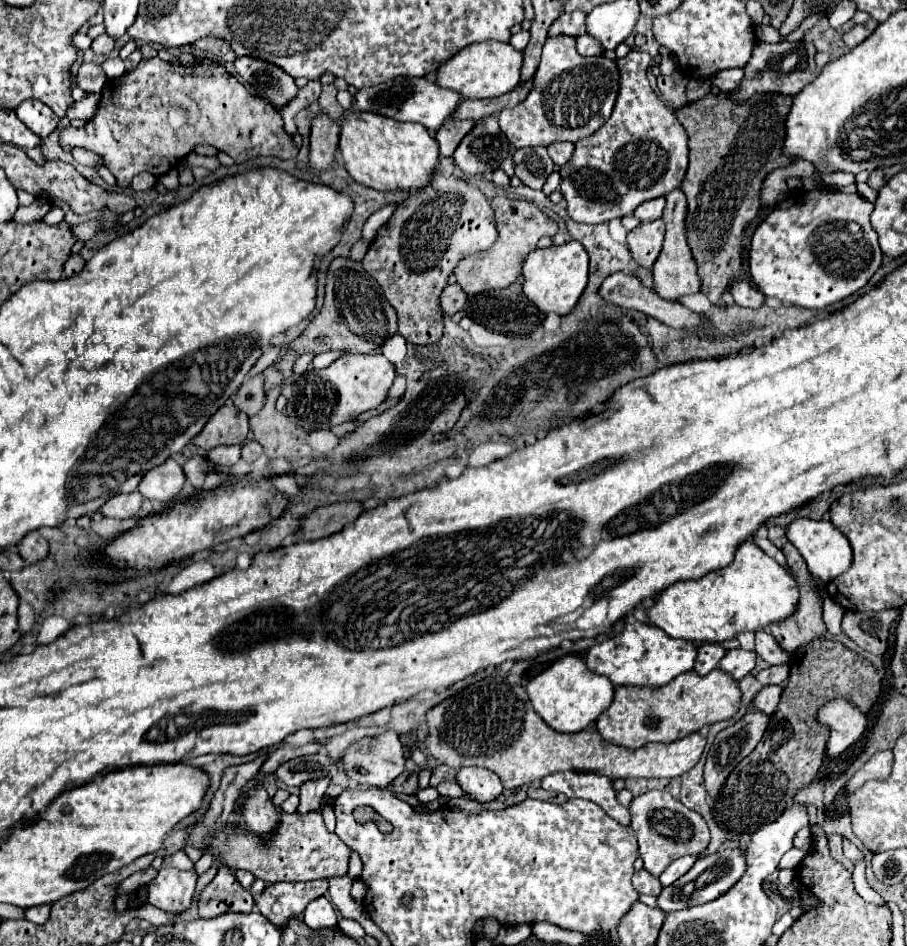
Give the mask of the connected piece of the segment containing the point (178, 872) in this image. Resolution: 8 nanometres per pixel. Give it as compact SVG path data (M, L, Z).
M185 850L163 860L163 868L147 886L147 902L163 912L181 916L189 910L195 894L197 872Z

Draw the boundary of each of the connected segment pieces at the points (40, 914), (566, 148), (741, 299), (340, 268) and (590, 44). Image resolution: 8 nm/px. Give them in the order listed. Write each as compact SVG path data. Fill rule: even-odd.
M49 904L35 906L35 908L27 908L27 910L25 910L25 918L31 920L33 924L45 924L45 920L47 920L47 916L49 916L49 910L51 910Z
M555 142L555 144L551 144L547 150L549 150L551 160L553 160L557 166L563 166L563 164L569 162L569 158L571 158L571 154L573 154L573 150L575 150L575 144L571 144L571 142Z
M733 280L731 288L729 288L733 300L739 306L747 306L747 308L759 308L765 302L765 296L749 282L745 280Z
M335 256L327 268L325 304L321 312L307 324L305 332L287 346L287 352L293 356L321 354L329 350L369 354L375 352L395 332L397 332L395 308L383 296L383 290L377 284L377 280L371 278L371 274L363 268L361 262Z
M583 34L583 36L577 38L577 50L583 56L599 56L599 54L603 54L603 48L601 48L599 40L593 38L591 34Z

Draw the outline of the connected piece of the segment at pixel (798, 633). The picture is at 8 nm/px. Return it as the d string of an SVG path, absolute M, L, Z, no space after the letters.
M769 526L769 540L785 554L787 564L789 564L789 568L791 568L791 574L793 574L793 578L797 580L799 592L801 592L799 608L793 612L793 616L787 618L787 620L781 620L781 622L771 624L771 634L773 634L775 640L779 642L781 650L785 650L787 654L793 654L793 652L797 652L801 646L805 646L807 642L811 642L811 640L815 640L815 638L819 638L819 636L823 636L823 634L827 632L827 630L825 630L825 624L823 624L823 618L821 618L821 612L823 612L823 606L821 606L821 604L823 604L823 600L817 596L817 592L815 592L815 588L813 588L811 574L809 574L809 570L807 570L807 564L805 564L803 556L801 556L801 554L793 548L793 544L787 540L785 528L781 528L781 526Z

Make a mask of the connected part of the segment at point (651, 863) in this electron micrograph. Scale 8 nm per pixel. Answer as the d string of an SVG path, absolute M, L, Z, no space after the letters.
M651 790L633 798L631 828L639 842L639 856L645 862L645 870L653 876L661 876L671 860L685 854L701 854L709 844L709 828L701 814L689 810L665 790Z

